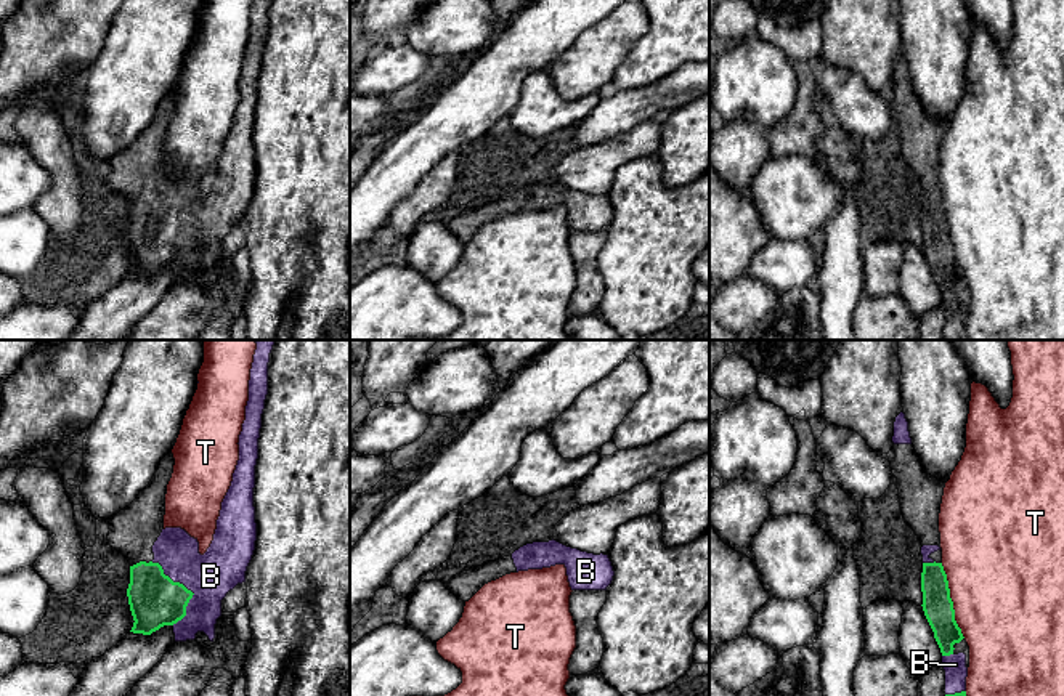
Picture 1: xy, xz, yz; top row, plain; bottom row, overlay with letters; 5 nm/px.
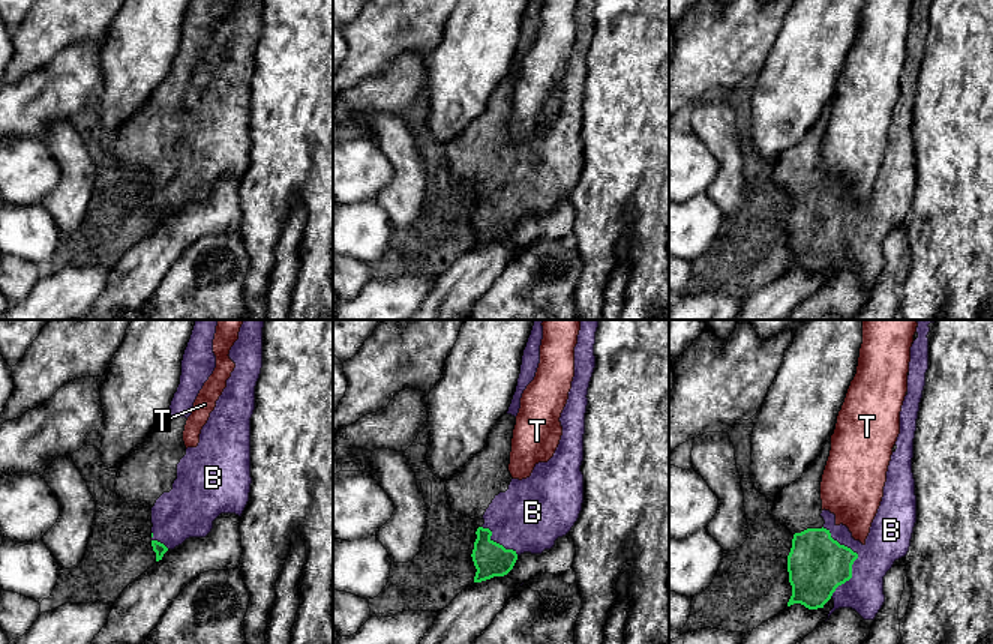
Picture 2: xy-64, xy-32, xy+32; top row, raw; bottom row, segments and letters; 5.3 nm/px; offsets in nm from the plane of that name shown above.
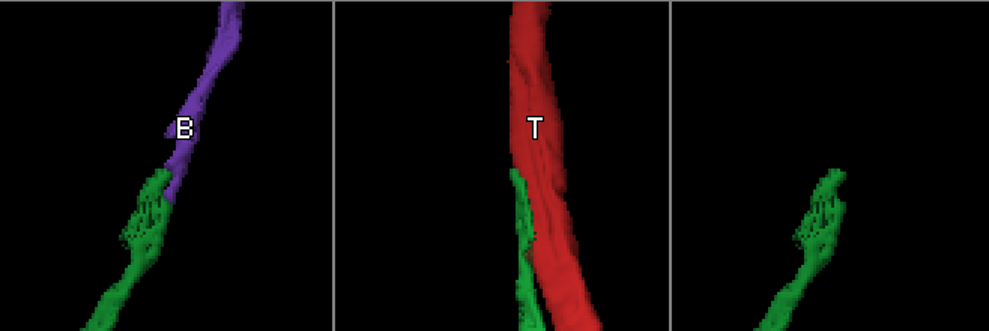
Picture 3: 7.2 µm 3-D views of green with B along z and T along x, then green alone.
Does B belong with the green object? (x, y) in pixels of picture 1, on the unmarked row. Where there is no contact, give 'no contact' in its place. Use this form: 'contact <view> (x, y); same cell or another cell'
contact xy (185, 228); same cell

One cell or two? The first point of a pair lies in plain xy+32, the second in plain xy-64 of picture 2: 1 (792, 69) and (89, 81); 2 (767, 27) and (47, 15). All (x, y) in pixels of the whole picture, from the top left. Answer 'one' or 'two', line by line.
1: two
2: one

